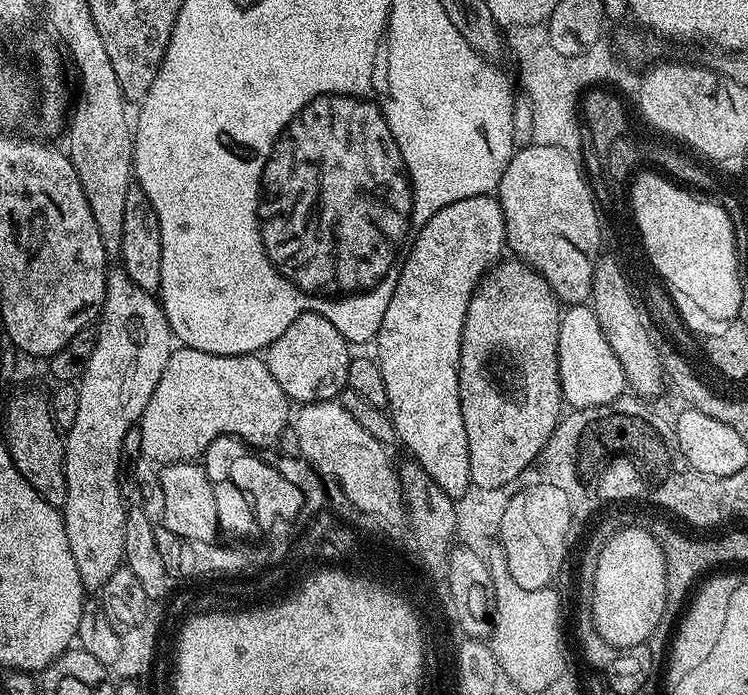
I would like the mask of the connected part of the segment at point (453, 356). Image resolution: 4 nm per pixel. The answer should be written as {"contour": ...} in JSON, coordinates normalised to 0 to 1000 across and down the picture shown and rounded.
{"contour":[[[662,281],[635,282],[634,285],[618,285],[618,291],[602,291],[564,331],[555,340],[545,368],[540,373],[540,381],[532,400],[532,412],[527,412],[527,423],[521,429],[521,440],[516,440],[516,458],[511,458],[511,469],[505,475],[500,491],[500,517],[511,532],[511,544],[516,550],[516,567],[519,568],[517,586],[521,588],[524,612],[529,616],[533,637],[548,647],[552,663],[561,668],[564,675],[572,675],[575,688],[587,699],[598,714],[618,717],[632,701],[628,688],[628,647],[623,630],[623,607],[618,607],[618,578],[615,577],[615,499],[618,498],[618,469],[623,458],[623,446],[628,440],[628,429],[636,422],[636,413],[647,401],[648,391],[659,384],[670,373],[668,361],[676,357],[676,325],[667,286]]]}

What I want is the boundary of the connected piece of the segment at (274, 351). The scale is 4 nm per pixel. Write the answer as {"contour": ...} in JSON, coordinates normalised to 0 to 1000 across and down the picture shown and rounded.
{"contour":[[[405,449],[393,458],[393,463],[388,463],[382,476],[366,486],[356,504],[361,538],[366,538],[390,578],[443,577],[453,571],[455,564],[465,557],[467,517],[468,496],[452,469],[424,449]]]}

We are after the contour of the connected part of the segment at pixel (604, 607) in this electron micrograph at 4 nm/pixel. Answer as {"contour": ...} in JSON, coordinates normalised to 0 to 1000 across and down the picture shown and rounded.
{"contour":[[[834,765],[834,771],[824,771],[824,777],[807,788],[807,801],[802,804],[802,829],[797,829],[797,898],[802,898],[803,912],[813,915],[817,927],[836,927],[838,932],[865,927],[890,872],[892,826],[888,817],[882,788],[877,788],[877,781],[866,777],[861,765]]]}

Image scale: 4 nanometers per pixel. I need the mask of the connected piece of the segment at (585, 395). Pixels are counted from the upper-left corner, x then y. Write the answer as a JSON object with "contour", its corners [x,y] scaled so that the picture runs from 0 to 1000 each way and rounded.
{"contour":[[[785,436],[753,445],[746,481],[746,527],[754,580],[766,588],[814,581],[837,564],[832,521],[826,521],[821,504],[816,504],[816,492],[810,492],[810,481],[805,481],[805,469],[799,469],[799,458]]]}

